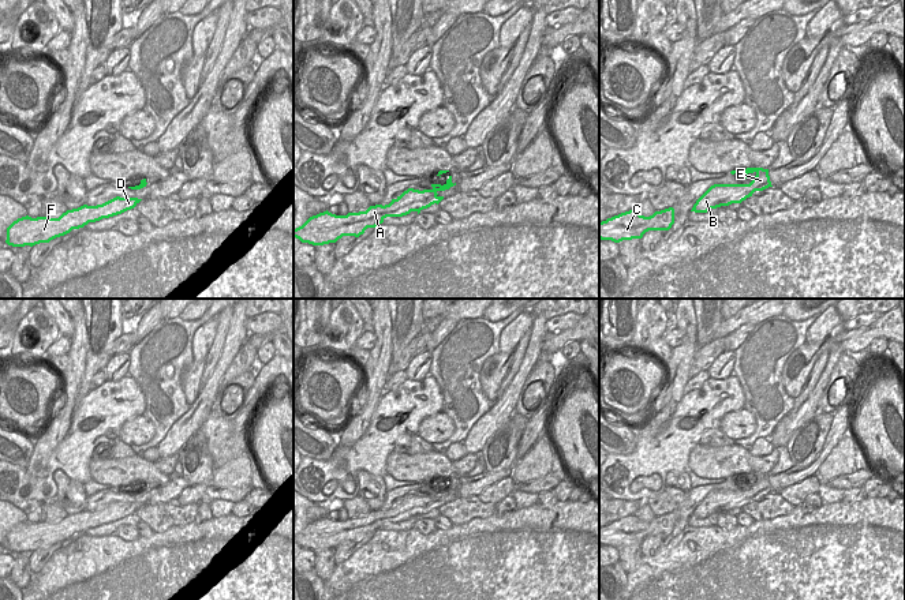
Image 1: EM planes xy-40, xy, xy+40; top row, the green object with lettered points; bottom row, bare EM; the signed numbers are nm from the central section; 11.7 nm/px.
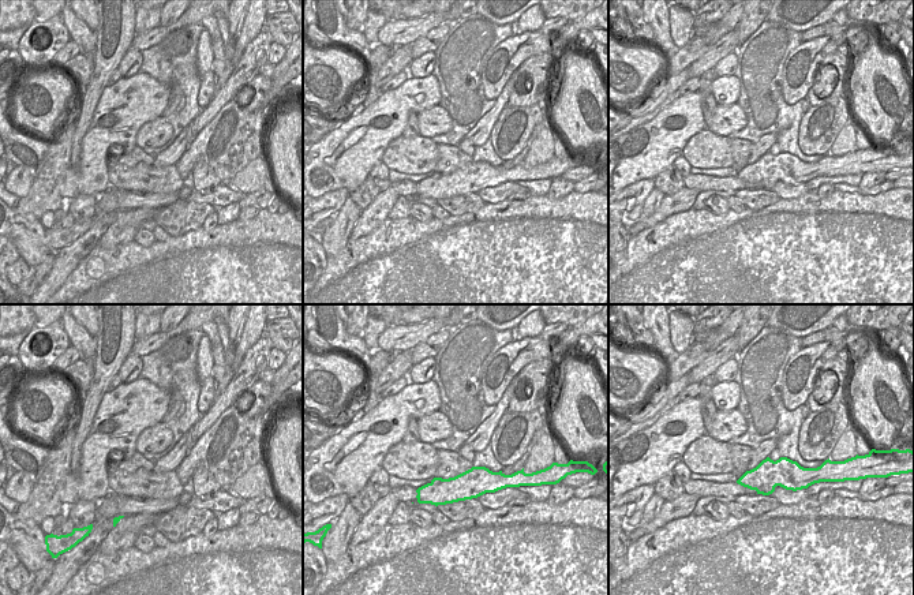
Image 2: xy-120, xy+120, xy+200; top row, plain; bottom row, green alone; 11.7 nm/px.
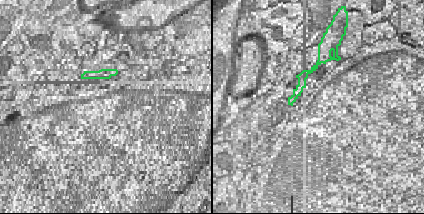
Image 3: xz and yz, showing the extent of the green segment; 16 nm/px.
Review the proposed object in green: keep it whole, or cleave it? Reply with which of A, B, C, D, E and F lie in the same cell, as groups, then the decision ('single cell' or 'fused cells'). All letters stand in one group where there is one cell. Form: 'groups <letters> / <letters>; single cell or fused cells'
groups A B C D E F; single cell

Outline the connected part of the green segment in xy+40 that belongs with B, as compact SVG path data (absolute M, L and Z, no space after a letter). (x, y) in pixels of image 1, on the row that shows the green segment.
M747 168L743 169L741 177L747 179L749 173L756 173L749 184L714 184L693 205L691 211L707 213L711 209L741 203L752 196L755 191L763 191L771 185L768 169Z

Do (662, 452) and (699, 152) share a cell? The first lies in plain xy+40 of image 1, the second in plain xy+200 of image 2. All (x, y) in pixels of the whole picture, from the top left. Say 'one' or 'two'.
two

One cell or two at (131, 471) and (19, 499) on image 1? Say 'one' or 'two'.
two

